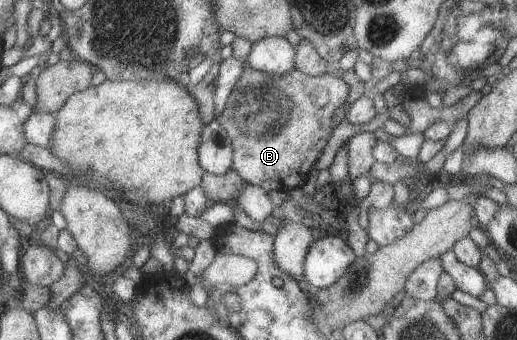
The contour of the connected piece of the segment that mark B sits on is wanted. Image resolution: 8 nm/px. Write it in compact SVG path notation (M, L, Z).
M238 37L230 45L233 51L232 56L242 59L245 69L236 88L229 96L224 112L217 119L233 140L235 151L232 169L238 171L248 183L260 185L264 190L288 192L308 182L308 176L314 170L316 160L322 156L322 150L334 132L336 110L340 106L345 106L344 102L349 101L350 86L341 77L332 74L312 76L296 68L285 75L271 75L259 71L249 61L253 44L254 42L250 39Z

